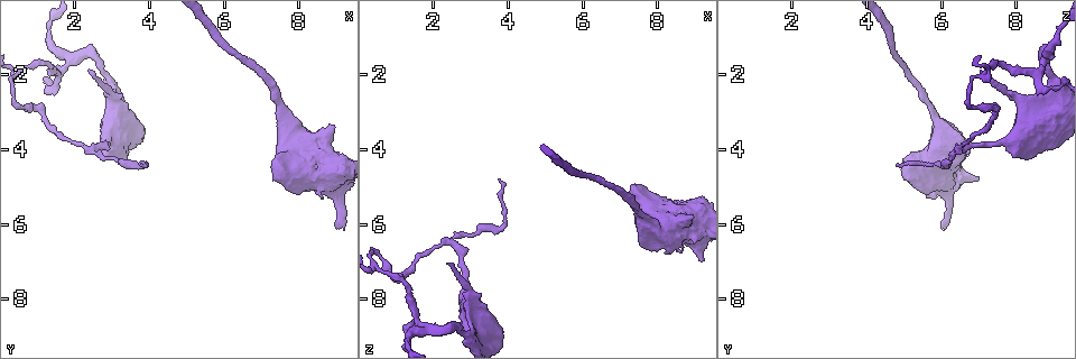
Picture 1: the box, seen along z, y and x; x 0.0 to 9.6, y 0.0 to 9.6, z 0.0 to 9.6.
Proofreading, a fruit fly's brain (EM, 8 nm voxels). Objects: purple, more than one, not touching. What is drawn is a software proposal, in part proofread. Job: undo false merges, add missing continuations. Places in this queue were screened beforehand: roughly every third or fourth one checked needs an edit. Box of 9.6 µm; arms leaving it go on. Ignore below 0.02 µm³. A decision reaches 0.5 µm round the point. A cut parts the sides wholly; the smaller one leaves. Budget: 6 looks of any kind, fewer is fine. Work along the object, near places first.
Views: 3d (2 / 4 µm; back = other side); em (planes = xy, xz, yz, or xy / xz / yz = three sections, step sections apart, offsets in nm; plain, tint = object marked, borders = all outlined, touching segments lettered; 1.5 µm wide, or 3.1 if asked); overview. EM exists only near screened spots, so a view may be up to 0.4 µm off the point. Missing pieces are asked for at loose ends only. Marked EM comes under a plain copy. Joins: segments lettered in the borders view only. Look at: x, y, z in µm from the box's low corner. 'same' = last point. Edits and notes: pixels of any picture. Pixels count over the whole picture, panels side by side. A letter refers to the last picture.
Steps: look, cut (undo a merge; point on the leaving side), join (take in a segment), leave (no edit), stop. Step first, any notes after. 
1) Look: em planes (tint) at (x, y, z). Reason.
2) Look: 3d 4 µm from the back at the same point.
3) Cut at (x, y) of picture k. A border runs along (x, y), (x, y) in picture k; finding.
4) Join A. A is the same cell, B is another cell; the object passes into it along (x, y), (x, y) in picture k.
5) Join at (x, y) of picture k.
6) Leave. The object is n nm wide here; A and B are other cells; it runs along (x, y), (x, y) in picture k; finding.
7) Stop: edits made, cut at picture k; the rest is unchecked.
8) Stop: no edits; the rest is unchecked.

Look: em yz step 8 (borders) at (3.80, 4.50, 4.85). Free end.

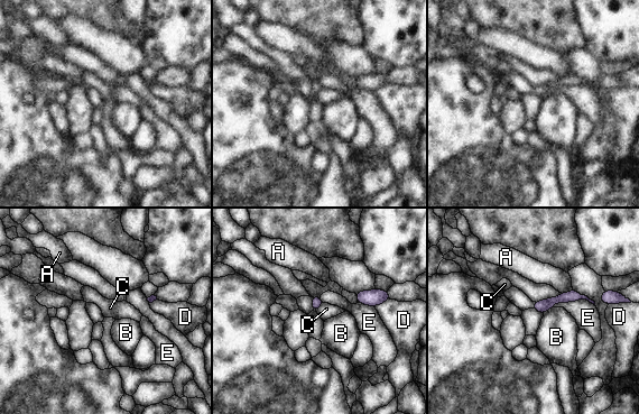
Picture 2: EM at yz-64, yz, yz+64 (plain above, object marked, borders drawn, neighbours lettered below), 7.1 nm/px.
Look: em planes (borders) at the same point.

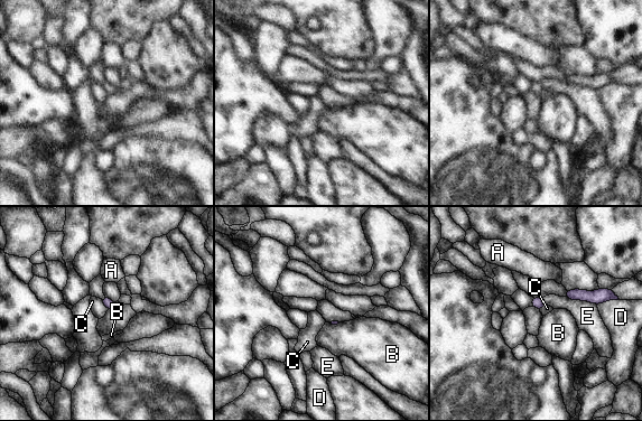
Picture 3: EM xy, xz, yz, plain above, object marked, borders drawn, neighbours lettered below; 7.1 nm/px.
Leave. A, B, C, D and E are other cells; a border runs along (100, 299), (108, 309) in picture 3; none of them fits.

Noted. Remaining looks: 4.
Look: em xy step 8 (borders) at (7.60, 5.10, 5.30). An open end.

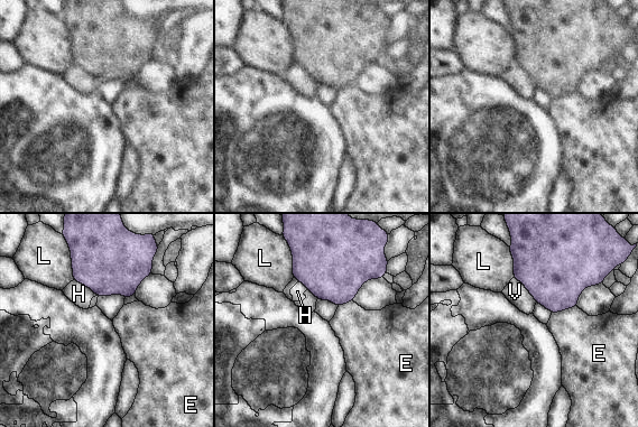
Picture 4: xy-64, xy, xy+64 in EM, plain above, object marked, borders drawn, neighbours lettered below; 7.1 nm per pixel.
Leave. E, H, L and V are other cells; a border runs along (576, 306), (552, 313) in picture 4; no lettered segment goes on from it.

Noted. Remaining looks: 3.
Look: 3d 4 µm at (8.80, 3.35, 5.80).

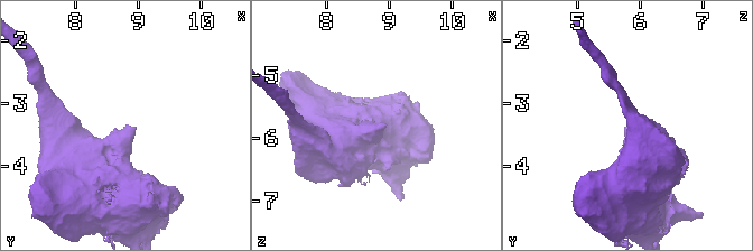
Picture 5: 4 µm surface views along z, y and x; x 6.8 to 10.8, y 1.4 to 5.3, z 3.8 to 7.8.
Look: em planes (tint) at (8.75, 3.30, 5.85). Shape alone is not enough.

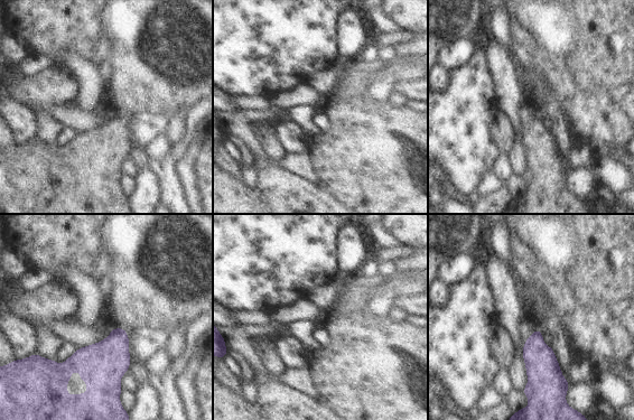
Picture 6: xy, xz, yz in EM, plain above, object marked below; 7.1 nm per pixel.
Look: em planes (borders) at the same point. What lies round it.

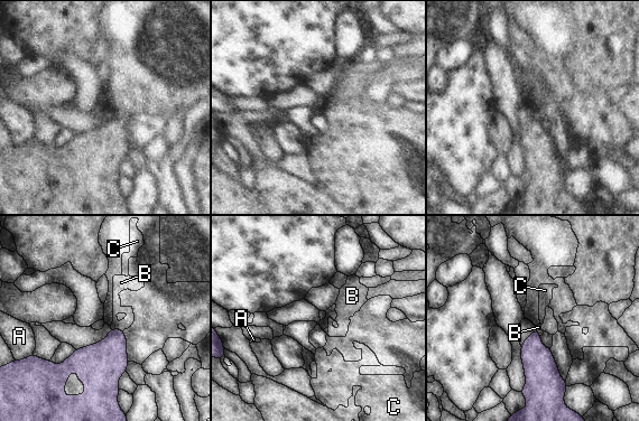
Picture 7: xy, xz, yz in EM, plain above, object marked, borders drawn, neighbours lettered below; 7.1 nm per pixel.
Join B. B is the same cell, A and C are other cells; the neuron continues.

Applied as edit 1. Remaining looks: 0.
Stop: edits made, join at picture 7; the rest is unchecked.

